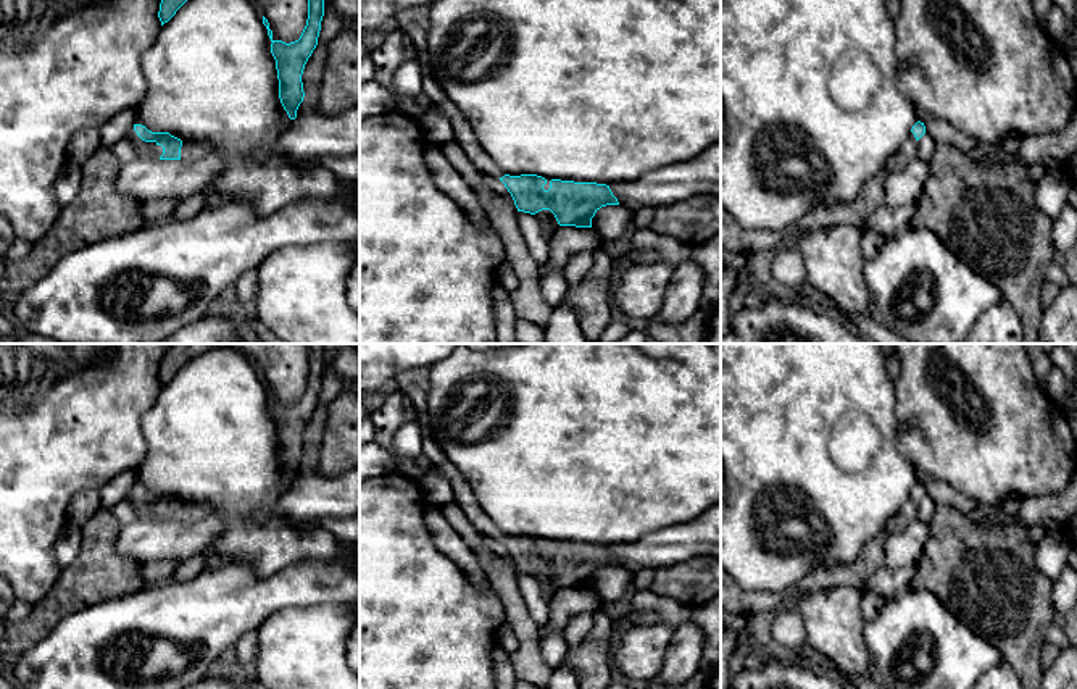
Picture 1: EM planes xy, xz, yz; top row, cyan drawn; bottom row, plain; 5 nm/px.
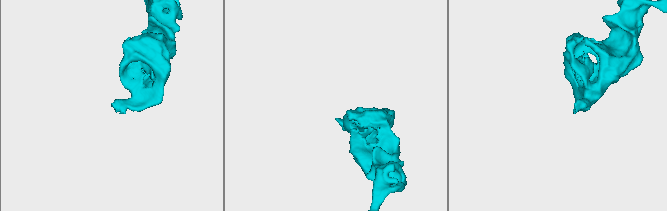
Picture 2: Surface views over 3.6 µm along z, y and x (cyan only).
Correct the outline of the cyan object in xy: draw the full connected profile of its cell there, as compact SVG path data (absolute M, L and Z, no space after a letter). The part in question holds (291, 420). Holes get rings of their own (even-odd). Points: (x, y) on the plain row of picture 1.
M305 344L305 347L308 349L308 381L298 402L290 405L274 402L269 384L263 378L263 386L272 403L271 415L276 421L279 460L290 481L297 479L297 471L305 458L301 436L308 420L318 407L324 378L322 344Z

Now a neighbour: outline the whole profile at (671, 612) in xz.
M650 589L635 591L630 599L632 612L656 613L658 624L671 626L672 629L692 621L693 607L651 592Z

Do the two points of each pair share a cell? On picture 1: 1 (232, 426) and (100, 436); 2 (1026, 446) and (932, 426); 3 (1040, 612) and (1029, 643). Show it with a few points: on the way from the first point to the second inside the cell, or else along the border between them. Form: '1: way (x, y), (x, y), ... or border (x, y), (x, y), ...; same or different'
1: border (157, 397), (142, 421), (145, 459), (134, 470); different
2: way (1003, 439), (981, 438), (964, 426), (955, 426); same
3: way (1032, 620), (1029, 623), (1029, 634); same

